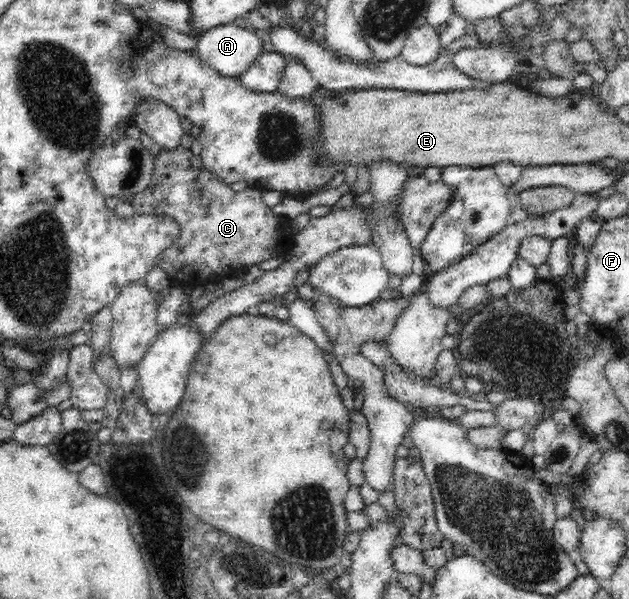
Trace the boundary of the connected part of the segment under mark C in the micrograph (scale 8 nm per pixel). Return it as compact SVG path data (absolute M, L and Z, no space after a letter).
M182 145L176 149L160 149L160 154L154 157L154 173L149 186L140 193L133 195L130 204L138 215L153 214L168 216L176 221L178 237L156 257L156 265L163 269L169 278L176 273L184 273L199 278L207 276L222 277L238 275L254 264L272 259L280 254L280 239L282 230L280 216L275 215L262 198L262 190L250 186L242 191L234 191L229 185L222 183L216 174L208 171L199 155L194 155L190 149Z

